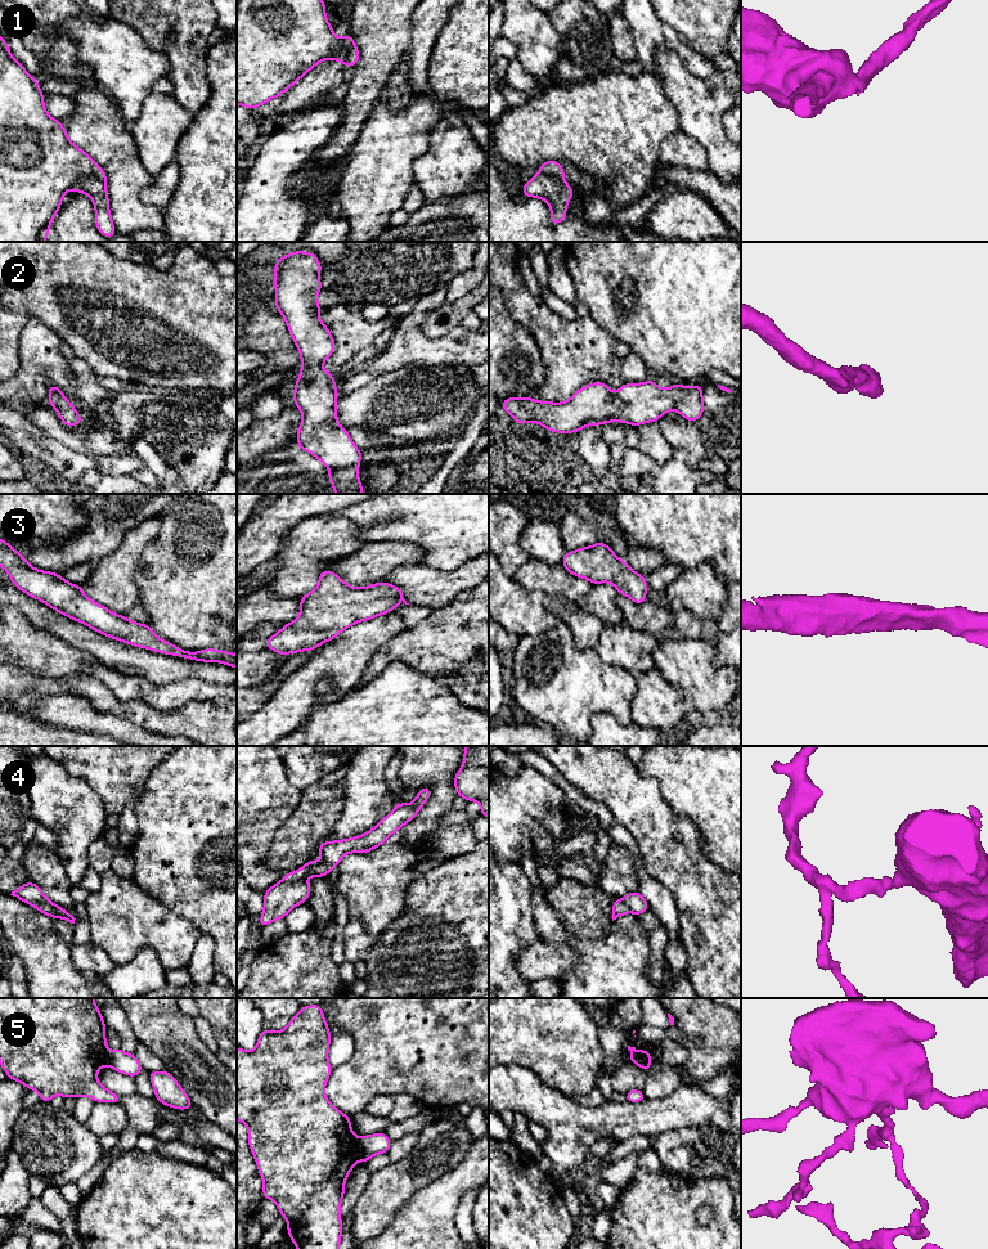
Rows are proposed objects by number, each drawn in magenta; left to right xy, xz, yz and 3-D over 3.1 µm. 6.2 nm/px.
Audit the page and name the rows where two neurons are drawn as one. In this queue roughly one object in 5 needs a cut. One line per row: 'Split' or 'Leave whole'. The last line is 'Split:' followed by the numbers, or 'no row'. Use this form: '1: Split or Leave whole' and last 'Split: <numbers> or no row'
1: Split
2: Leave whole
3: Leave whole
4: Leave whole
5: Split
Split: 1, 5

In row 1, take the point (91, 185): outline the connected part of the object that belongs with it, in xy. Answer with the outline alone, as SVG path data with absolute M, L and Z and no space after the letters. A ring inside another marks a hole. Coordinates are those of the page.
M87 175L78 179L72 187L77 193L87 194L95 207L95 226L105 237L112 238L117 232L114 229L109 212L109 197L107 184L96 176Z

